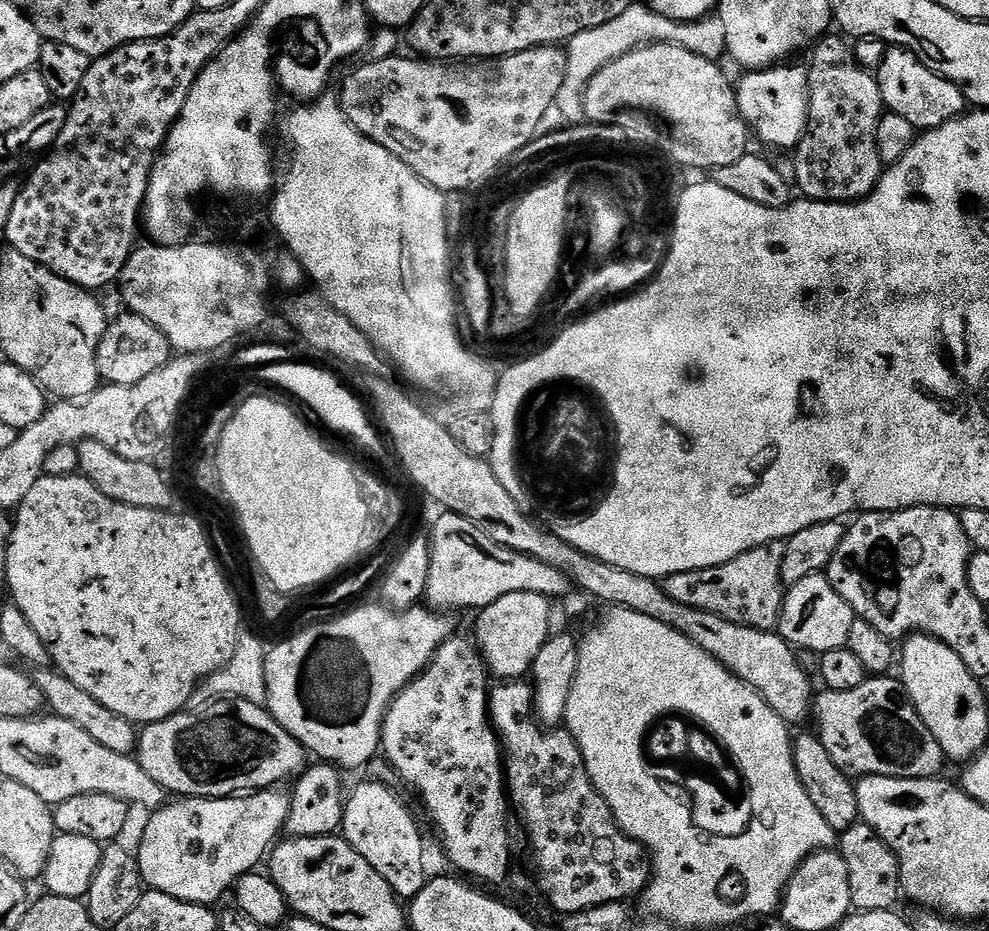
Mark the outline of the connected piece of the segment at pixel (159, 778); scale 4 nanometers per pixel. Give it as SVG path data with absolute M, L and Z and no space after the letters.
M229 699L215 701L207 705L203 710L197 712L184 710L177 715L166 718L165 720L159 720L153 724L143 725L138 732L135 755L140 761L142 770L146 770L146 774L150 774L150 778L154 778L154 782L158 782L158 786L162 786L165 793L175 794L180 798L187 798L189 796L223 798L226 796L251 794L261 790L272 790L277 786L283 785L280 784L283 780L289 780L289 782L295 781L300 773L304 771L310 760L309 753L305 752L304 747L302 747L302 745L298 743L298 741L295 740L292 735L288 733L287 730L276 721L276 719L274 719L274 717L272 717L272 714L268 711L267 707L255 704L254 702L246 702L245 700Z

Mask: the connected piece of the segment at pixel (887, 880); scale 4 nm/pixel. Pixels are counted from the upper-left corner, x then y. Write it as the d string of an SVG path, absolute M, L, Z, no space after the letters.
M862 822L839 833L838 851L846 862L846 871L850 874L850 898L853 909L862 912L886 912L897 907L896 899L901 899L900 871L896 855Z

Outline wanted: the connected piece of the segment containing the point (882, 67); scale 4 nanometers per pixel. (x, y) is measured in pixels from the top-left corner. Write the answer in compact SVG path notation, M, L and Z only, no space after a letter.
M892 46L887 51L881 58L880 65L874 68L878 90L882 90L882 102L887 111L906 118L906 122L910 122L910 126L917 130L941 128L955 116L964 115L966 101L957 84L922 66L920 59L905 48Z

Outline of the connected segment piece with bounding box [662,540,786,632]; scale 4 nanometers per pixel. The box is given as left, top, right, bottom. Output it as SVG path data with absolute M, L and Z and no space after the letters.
M775 540L754 550L746 550L730 558L730 562L722 562L722 566L710 566L706 570L686 570L665 576L662 587L667 596L674 598L674 602L682 606L716 614L718 618L747 628L771 632L779 625L786 591L782 582L783 553L784 541Z

